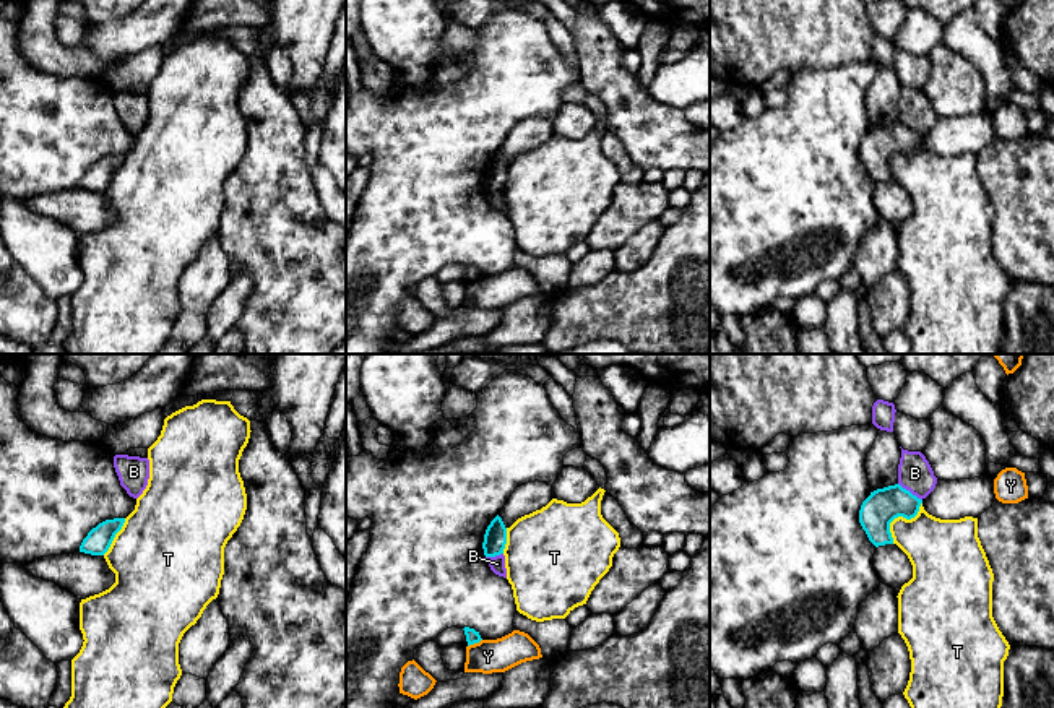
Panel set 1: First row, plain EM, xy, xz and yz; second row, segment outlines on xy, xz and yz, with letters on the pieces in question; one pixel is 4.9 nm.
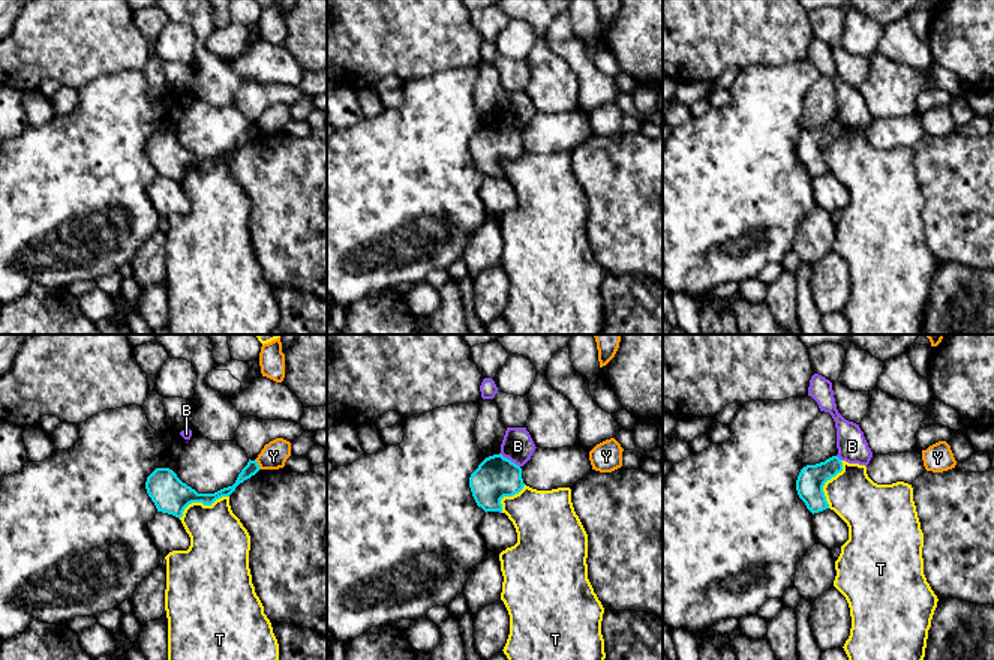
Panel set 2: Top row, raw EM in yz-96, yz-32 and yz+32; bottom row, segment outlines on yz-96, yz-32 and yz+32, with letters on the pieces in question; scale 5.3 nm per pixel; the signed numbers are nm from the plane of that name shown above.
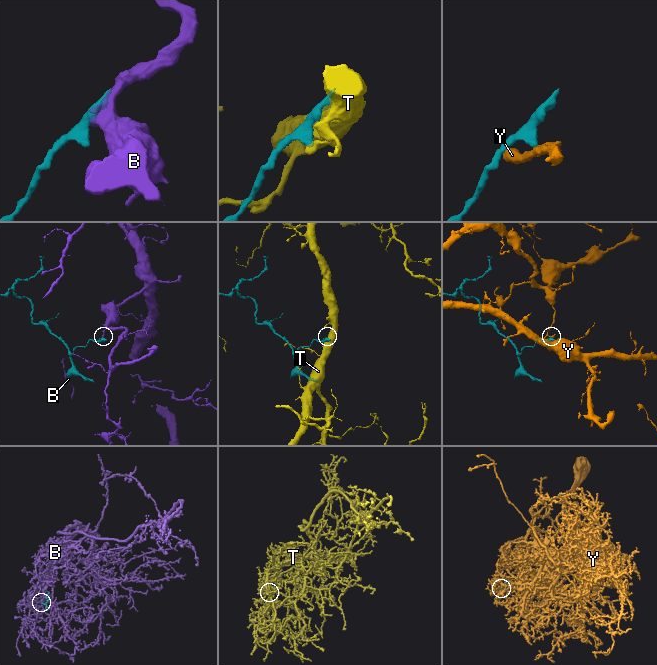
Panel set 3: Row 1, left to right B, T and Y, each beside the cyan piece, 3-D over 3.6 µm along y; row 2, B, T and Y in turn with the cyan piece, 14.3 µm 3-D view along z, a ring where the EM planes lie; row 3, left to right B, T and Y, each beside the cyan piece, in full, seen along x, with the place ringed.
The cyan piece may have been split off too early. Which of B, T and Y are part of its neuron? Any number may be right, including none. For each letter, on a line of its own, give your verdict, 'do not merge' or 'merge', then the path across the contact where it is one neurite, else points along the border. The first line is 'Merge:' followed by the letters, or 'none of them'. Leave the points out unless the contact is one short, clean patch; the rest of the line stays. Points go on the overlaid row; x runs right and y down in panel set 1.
Merge: none of them
B: do not merge | along yz (898, 483), (921, 500)
T: do not merge
Y: do not merge

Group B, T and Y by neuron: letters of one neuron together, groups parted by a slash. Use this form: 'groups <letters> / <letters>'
groups B / T / Y

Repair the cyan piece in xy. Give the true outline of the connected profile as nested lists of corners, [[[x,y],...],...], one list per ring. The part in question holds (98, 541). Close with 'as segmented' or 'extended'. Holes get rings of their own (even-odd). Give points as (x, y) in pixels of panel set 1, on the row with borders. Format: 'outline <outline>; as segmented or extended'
outline [[[114,518],[99,523],[83,539],[80,552],[91,555],[104,555],[109,550],[115,534],[122,529],[123,523],[125,518]]]; as segmented

